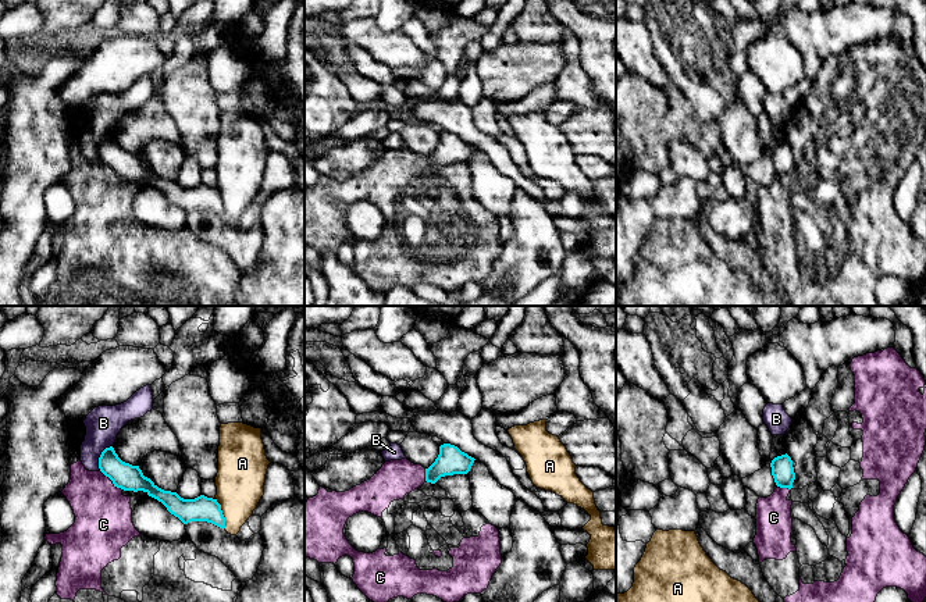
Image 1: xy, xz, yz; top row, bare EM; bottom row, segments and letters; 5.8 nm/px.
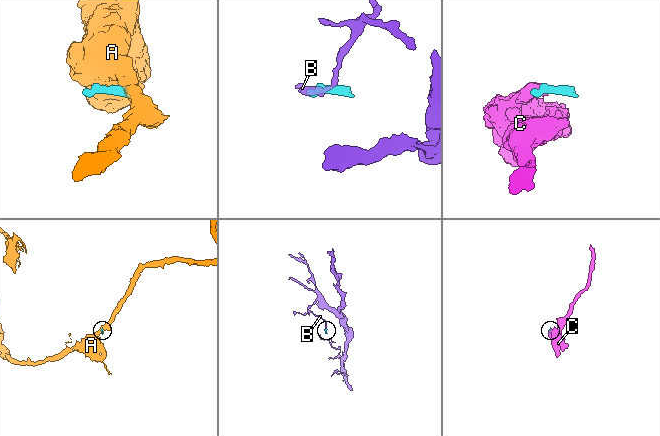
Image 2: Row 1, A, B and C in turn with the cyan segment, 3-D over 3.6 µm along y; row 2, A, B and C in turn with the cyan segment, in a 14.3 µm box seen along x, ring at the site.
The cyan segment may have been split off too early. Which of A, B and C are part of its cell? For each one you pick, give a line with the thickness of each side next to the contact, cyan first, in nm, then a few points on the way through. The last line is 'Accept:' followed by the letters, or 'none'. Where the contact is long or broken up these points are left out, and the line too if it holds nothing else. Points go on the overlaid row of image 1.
Accept: none

